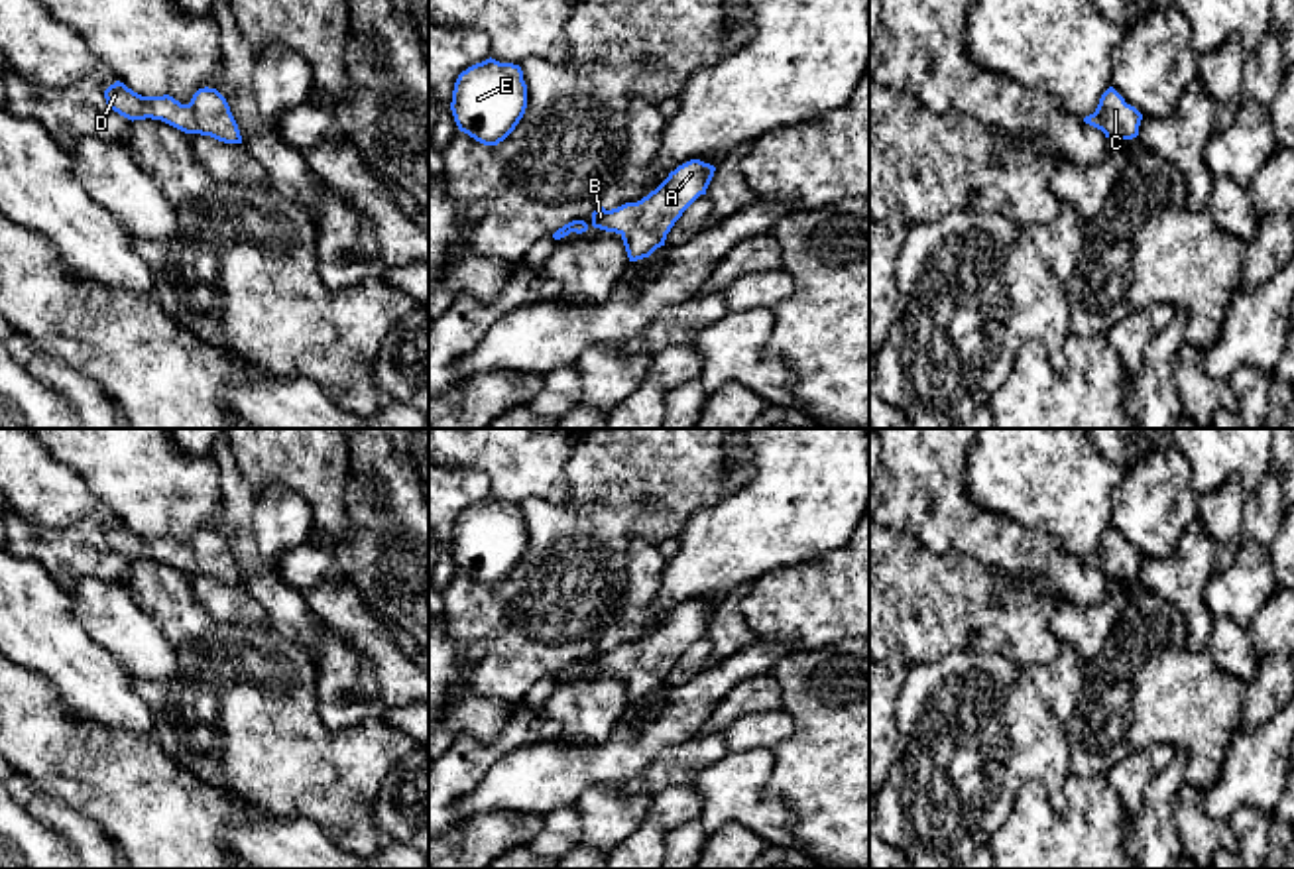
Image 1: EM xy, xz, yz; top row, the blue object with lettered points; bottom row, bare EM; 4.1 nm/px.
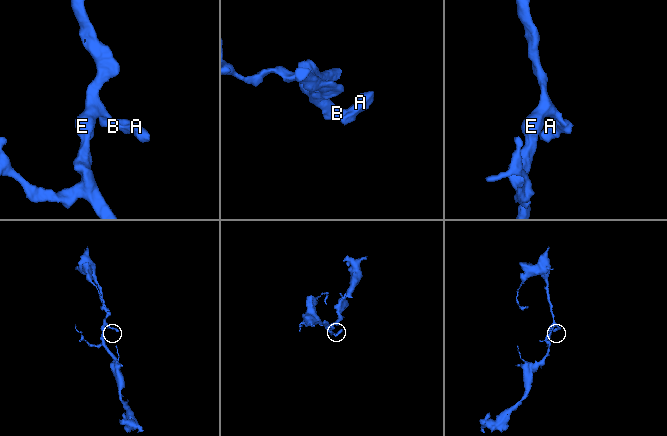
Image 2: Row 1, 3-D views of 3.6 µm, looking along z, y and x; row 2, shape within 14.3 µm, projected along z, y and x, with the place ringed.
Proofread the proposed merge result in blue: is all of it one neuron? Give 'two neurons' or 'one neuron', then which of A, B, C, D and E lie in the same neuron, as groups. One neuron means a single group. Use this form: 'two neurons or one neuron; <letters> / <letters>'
one neuron; A B C D E

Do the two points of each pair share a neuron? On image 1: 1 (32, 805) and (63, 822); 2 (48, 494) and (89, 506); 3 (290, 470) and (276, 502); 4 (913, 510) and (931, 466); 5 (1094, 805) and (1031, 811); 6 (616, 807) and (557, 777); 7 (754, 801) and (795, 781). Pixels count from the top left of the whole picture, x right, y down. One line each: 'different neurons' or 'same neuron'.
1: same neuron
2: same neuron
3: different neurons
4: same neuron
5: same neuron
6: different neurons
7: different neurons

